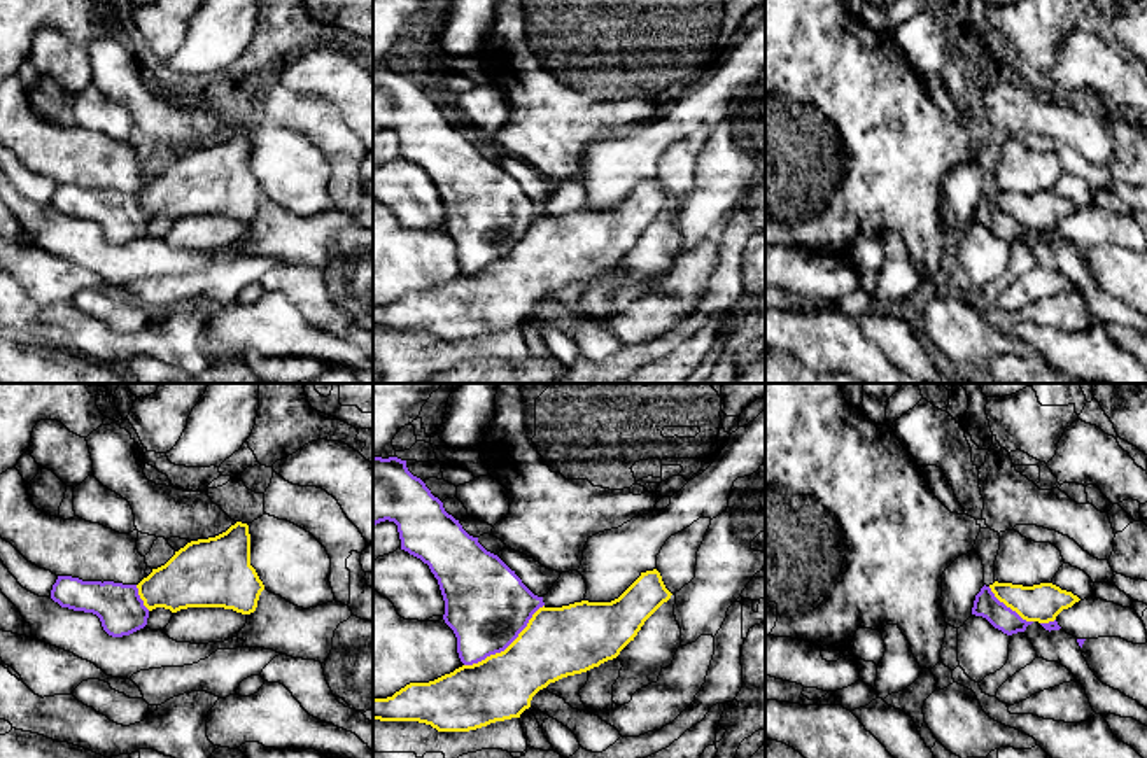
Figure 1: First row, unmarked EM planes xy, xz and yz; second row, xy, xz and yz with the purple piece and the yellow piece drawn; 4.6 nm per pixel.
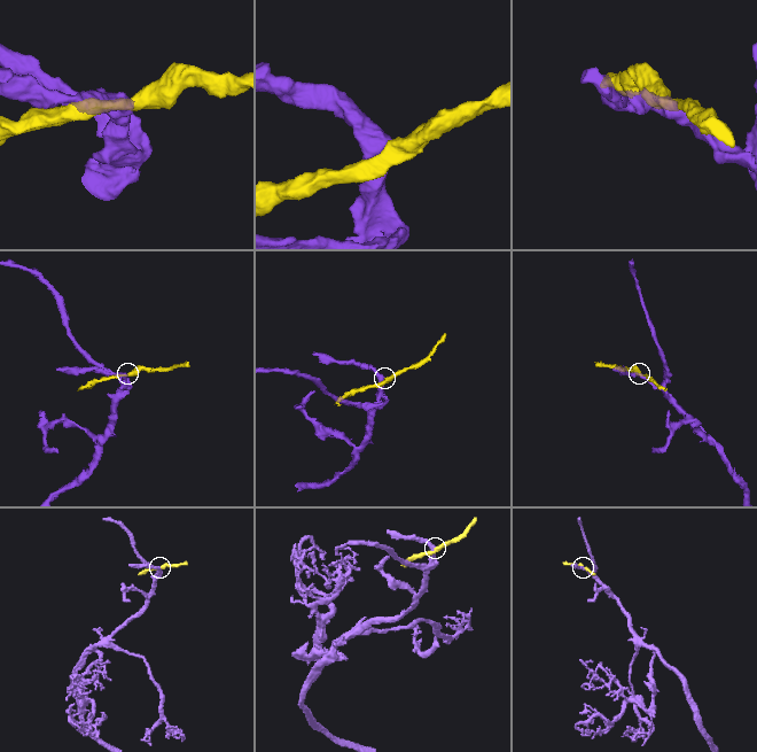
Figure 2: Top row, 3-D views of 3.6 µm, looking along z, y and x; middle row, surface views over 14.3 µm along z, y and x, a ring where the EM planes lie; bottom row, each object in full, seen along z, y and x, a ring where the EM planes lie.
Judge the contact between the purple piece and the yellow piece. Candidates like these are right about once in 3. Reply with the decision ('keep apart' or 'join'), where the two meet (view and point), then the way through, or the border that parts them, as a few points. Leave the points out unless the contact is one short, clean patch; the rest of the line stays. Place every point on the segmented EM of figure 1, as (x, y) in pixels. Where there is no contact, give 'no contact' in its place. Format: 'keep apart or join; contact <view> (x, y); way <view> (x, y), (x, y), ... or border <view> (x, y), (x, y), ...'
keep apart; contact xz (506, 646)

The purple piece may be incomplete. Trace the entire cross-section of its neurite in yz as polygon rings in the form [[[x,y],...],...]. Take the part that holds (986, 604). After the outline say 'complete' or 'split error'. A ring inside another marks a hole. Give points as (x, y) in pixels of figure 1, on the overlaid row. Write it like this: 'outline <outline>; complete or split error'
outline [[[989,586],[975,595],[972,614],[986,618],[995,628],[1007,635],[1024,632],[1033,621],[1023,620],[1016,611],[1000,602]]]; complete

